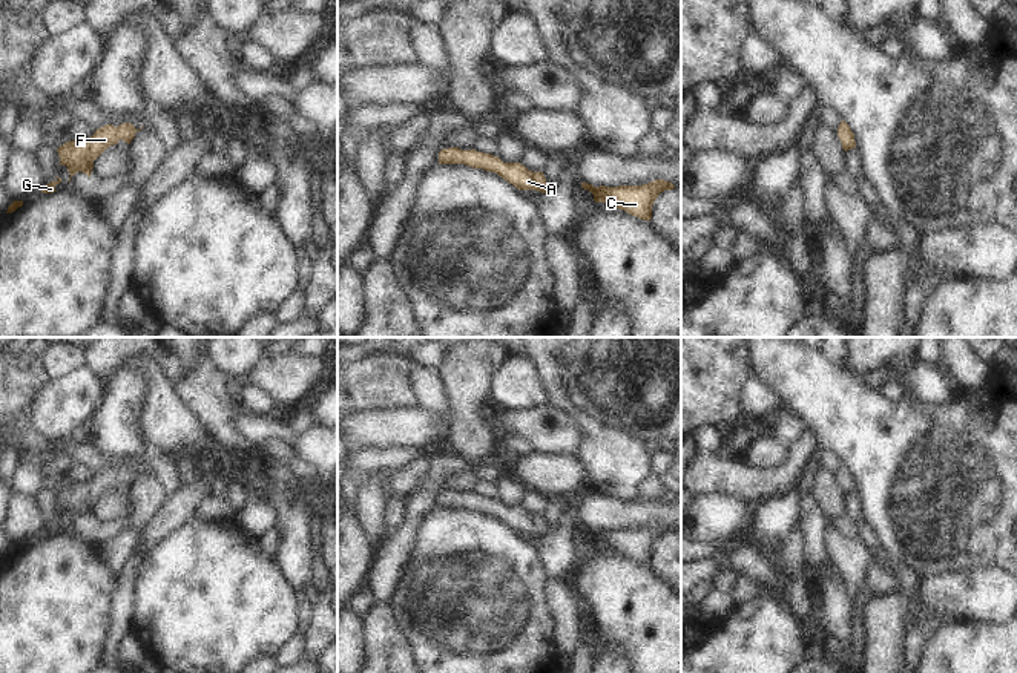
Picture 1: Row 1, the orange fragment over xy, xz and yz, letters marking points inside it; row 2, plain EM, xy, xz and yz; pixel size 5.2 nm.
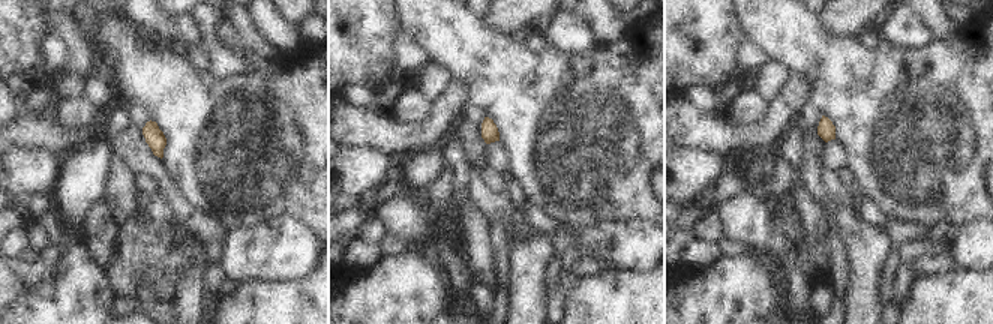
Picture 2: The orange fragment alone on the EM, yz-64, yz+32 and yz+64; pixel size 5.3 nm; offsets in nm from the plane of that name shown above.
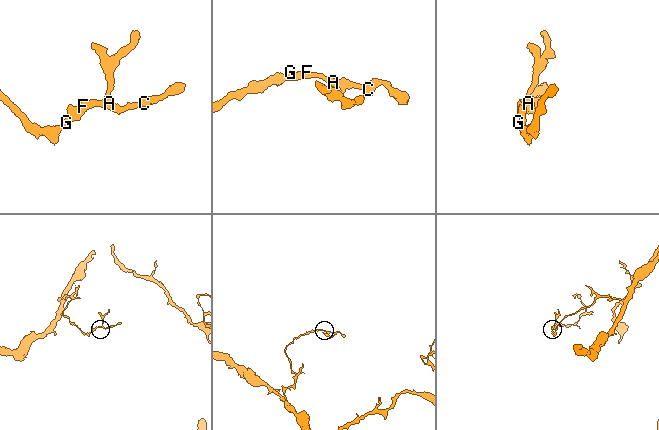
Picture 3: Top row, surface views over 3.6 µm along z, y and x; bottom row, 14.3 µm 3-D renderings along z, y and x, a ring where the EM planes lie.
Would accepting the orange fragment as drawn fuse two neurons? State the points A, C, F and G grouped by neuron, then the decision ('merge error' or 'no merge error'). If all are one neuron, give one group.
A C F G | no merge error

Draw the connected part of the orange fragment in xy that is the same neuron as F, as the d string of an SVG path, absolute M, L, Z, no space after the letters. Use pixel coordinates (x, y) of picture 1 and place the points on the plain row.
M124 466L120 468L118 471L112 469L112 468L106 468L100 472L95 474L95 477L89 481L89 483L74 483L74 484L67 484L63 489L60 489L57 492L58 500L60 500L60 509L66 509L67 515L71 518L71 521L77 517L77 515L83 515L87 518L87 521L92 517L94 512L94 504L110 489L118 488L120 483L123 483L124 486L130 488L130 484L135 481L135 477L140 475L143 472L143 469L137 474L133 468L130 466Z

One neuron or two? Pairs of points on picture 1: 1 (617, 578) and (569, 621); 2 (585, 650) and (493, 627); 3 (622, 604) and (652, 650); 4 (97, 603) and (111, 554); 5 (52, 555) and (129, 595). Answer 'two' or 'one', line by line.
1: two
2: two
3: one
4: two
5: two

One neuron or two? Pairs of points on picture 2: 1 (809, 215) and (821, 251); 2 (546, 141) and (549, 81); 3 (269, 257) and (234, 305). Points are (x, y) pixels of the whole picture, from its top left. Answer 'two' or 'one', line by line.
1: one
2: one
3: two

